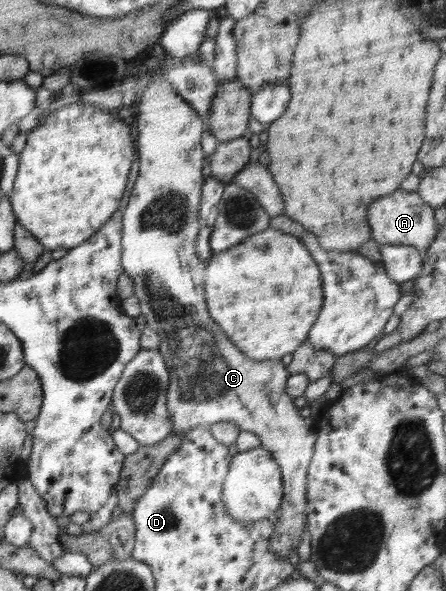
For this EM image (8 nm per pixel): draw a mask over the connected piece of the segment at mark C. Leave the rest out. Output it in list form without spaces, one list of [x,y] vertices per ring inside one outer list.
[[[151,79],[141,101],[134,106],[134,111],[133,128],[137,135],[138,148],[136,153],[140,159],[139,176],[122,215],[121,266],[123,273],[127,273],[133,281],[133,296],[139,299],[146,327],[155,330],[161,339],[158,350],[163,355],[170,377],[167,409],[173,421],[171,431],[175,435],[186,434],[197,425],[235,421],[243,431],[258,435],[260,446],[273,454],[283,477],[281,515],[273,519],[274,531],[269,550],[277,560],[288,561],[289,555],[298,551],[303,531],[308,528],[305,515],[307,473],[317,439],[315,419],[301,417],[299,409],[293,403],[294,398],[285,393],[286,381],[291,374],[280,359],[255,361],[247,357],[225,337],[225,333],[207,313],[204,290],[206,263],[197,257],[195,251],[204,183],[202,167],[205,153],[201,145],[205,128],[203,121],[174,88],[162,79]]]

